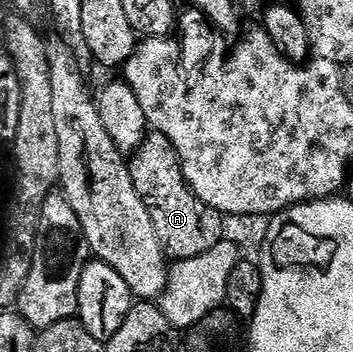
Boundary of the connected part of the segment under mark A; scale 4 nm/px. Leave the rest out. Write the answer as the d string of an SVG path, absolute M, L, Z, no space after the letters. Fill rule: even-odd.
M149 131L131 154L130 167L132 181L146 210L150 210L150 222L154 222L154 234L158 234L165 257L173 261L198 258L198 254L206 254L206 250L216 245L222 232L211 224L213 213L206 210L184 181L184 171L170 138Z

